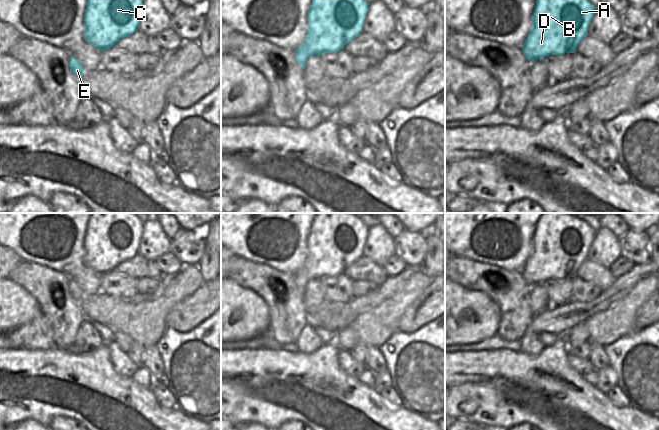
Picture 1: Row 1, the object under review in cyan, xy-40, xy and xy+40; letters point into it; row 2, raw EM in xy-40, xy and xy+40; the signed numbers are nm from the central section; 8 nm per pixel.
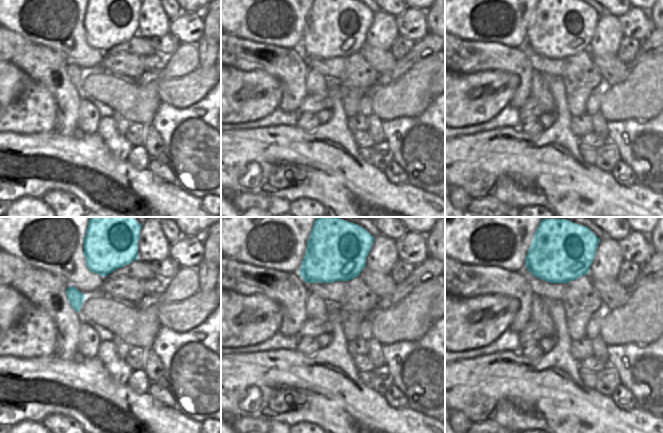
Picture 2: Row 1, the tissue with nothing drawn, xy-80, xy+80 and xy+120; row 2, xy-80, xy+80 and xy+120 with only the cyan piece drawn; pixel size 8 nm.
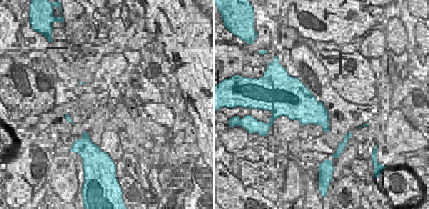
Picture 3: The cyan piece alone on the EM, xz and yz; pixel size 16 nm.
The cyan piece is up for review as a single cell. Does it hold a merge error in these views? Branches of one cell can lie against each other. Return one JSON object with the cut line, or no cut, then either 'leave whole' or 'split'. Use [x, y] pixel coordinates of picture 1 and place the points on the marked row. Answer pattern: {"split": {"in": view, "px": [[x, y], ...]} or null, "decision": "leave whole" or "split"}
{"split": null, "decision": "leave whole"}

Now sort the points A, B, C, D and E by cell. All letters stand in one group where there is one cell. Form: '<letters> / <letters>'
A B C D E

